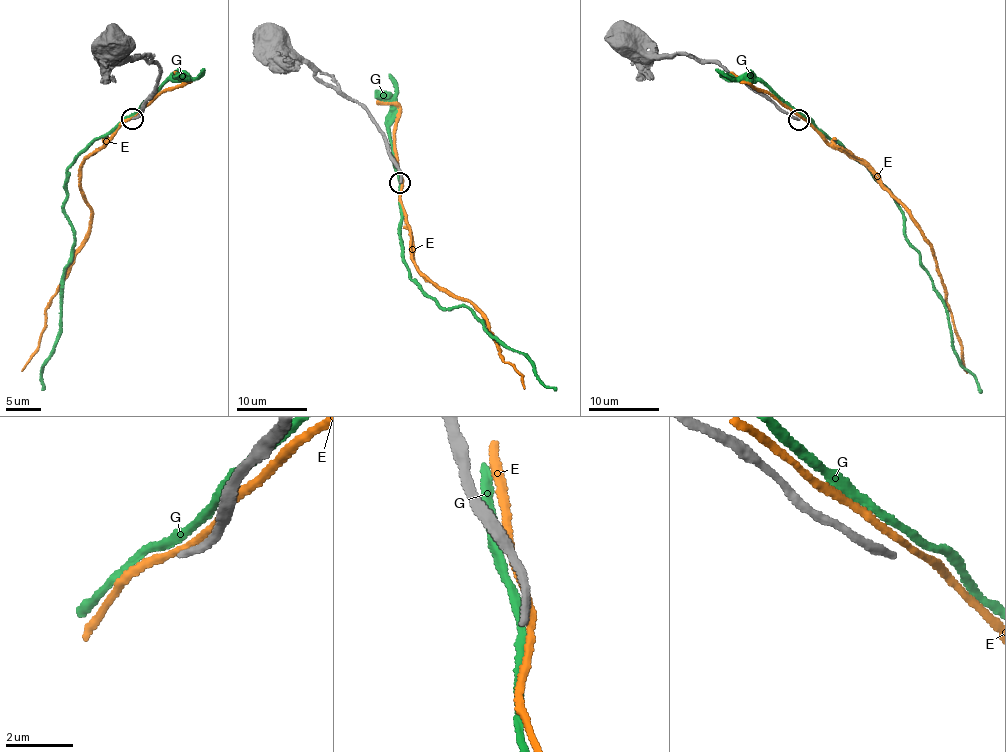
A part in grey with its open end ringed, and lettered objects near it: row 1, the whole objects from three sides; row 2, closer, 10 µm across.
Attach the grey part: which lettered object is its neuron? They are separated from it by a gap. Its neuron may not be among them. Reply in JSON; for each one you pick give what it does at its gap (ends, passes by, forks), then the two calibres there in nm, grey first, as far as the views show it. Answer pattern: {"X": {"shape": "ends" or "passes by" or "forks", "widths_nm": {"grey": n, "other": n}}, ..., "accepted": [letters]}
{"accepted": []}

